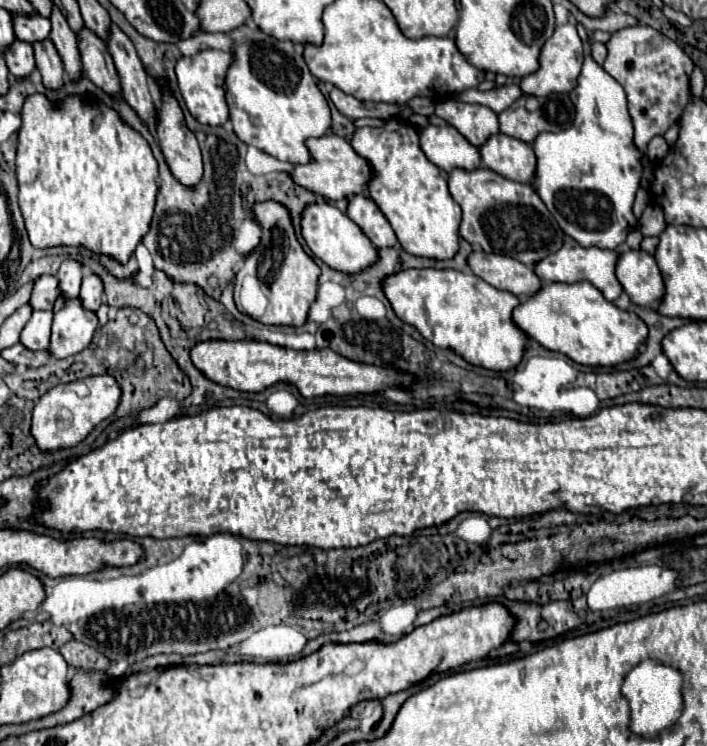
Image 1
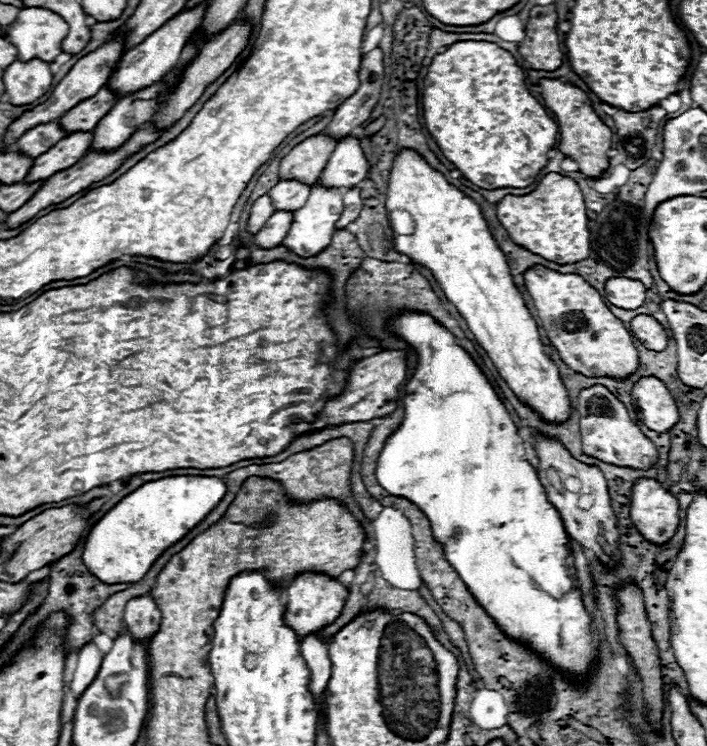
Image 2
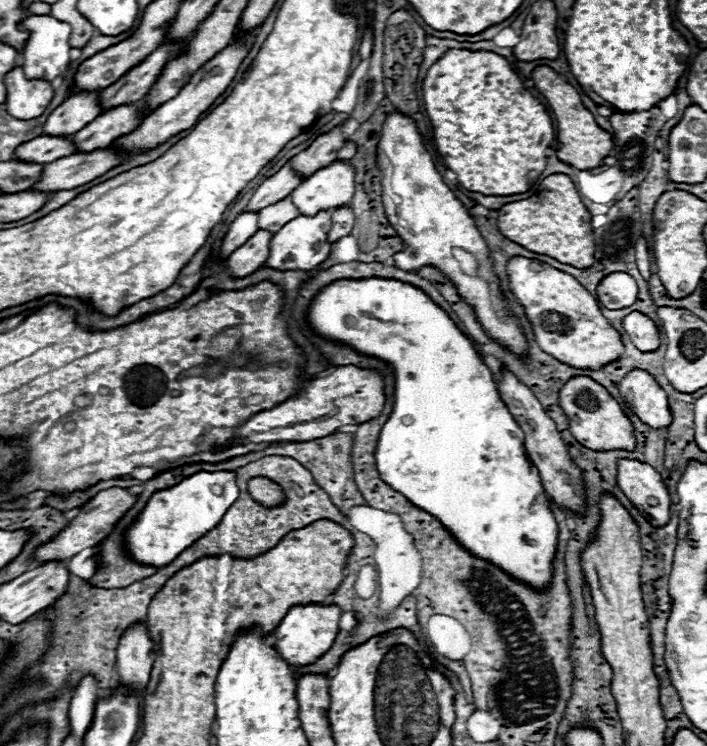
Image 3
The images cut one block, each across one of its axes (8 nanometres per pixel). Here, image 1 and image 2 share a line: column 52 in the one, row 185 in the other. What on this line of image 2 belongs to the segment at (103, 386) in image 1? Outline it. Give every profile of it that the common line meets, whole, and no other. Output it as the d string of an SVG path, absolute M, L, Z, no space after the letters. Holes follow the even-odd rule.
M402 148L394 156L385 207L394 233L410 235L394 238L396 250L434 274L514 394L548 422L568 420L570 400L558 368L544 352L538 326L514 286L506 256L494 242L478 204L448 184L418 152Z

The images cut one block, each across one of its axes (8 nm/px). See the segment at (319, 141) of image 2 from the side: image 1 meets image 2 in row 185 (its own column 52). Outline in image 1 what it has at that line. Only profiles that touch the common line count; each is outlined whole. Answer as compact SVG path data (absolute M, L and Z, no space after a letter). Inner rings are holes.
M66 260L66 262L62 262L56 278L58 278L58 284L60 284L60 296L56 298L52 312L58 312L60 308L64 308L64 304L68 300L78 296L80 282L82 282L82 266L74 260Z

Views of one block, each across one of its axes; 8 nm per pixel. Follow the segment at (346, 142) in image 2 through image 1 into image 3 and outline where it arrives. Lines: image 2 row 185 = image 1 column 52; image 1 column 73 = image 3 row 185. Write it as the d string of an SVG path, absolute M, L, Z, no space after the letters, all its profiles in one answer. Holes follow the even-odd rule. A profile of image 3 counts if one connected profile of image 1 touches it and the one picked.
M334 160L330 166L316 170L292 192L292 200L300 214L316 214L318 210L348 204L354 196L354 166L350 160Z

